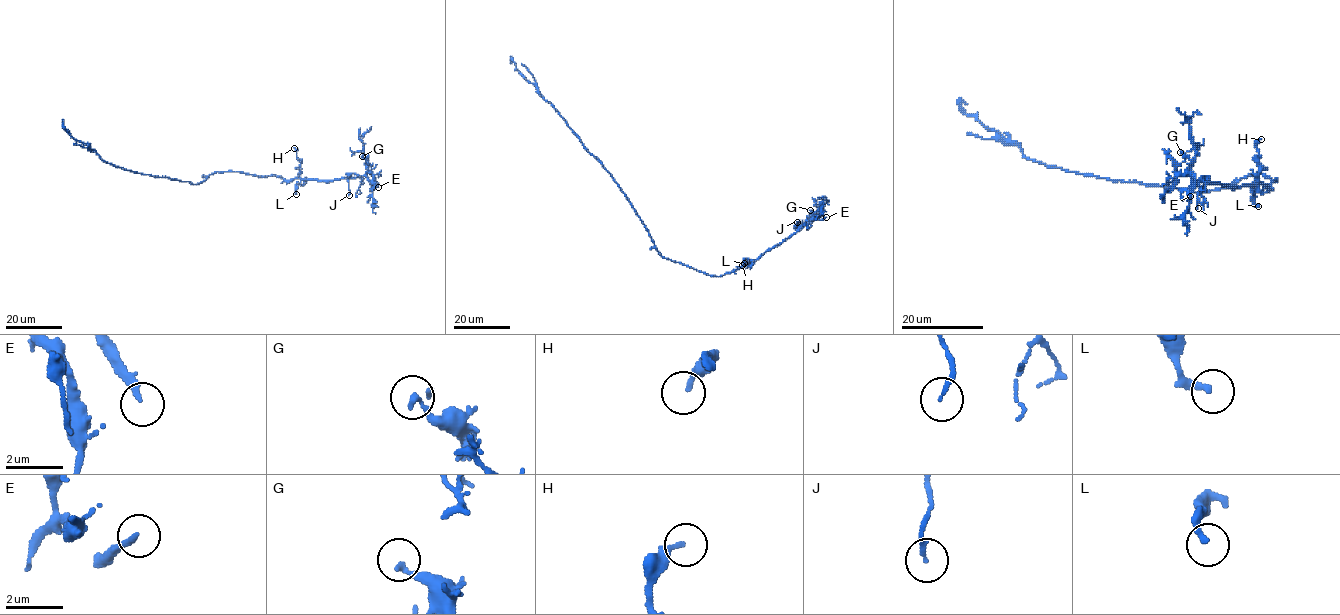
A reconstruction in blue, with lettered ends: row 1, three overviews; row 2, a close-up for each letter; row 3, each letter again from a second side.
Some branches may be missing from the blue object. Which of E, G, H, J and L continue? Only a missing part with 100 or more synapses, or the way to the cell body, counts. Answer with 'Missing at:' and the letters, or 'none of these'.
Missing at: E

